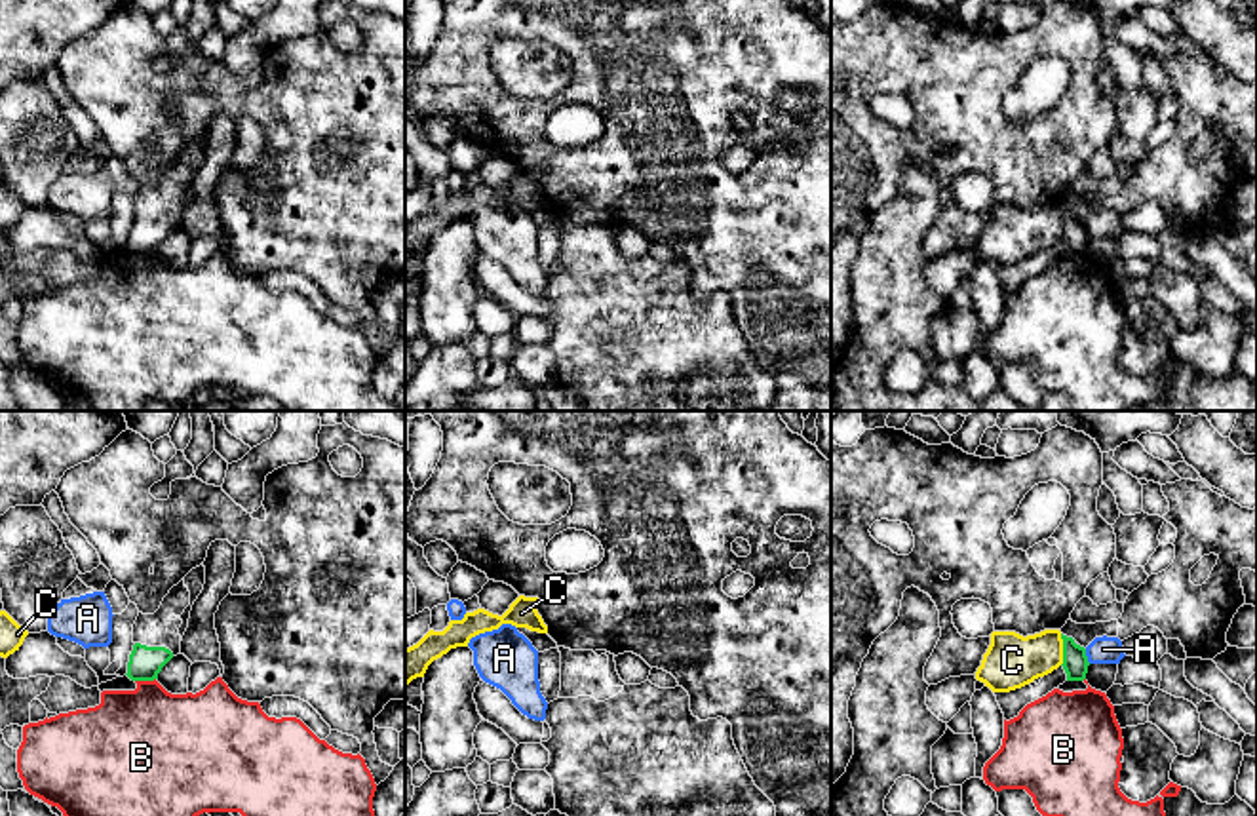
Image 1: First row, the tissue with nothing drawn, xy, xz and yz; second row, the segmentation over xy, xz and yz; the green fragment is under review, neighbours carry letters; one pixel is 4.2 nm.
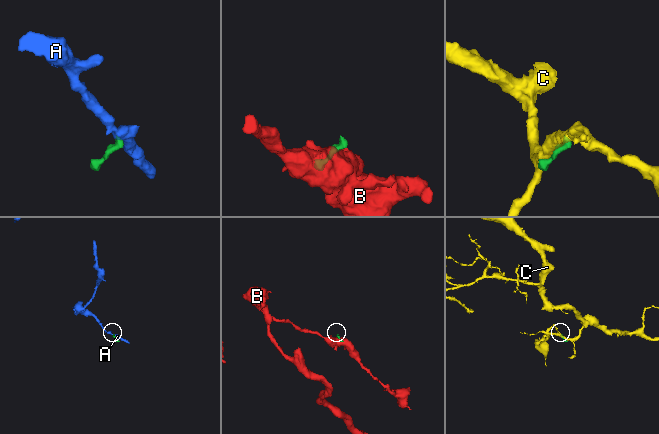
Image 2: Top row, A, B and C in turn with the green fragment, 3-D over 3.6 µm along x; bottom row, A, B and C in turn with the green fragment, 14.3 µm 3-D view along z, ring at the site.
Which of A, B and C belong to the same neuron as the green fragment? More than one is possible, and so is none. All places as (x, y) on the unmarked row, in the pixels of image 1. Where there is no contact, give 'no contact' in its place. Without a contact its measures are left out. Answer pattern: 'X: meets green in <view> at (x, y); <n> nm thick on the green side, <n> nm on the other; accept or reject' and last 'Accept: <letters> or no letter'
A: meets green in yz at (1086, 231); 110 nm thick on the green side, 110 nm on the other; reject
B: meets green in xy at (145, 253); 140 nm thick on the green side, 440 nm on the other; reject
C: meets green in yz at (1063, 223); 110 nm thick on the green side, 220 nm on the other; reject
Accept: no letter

